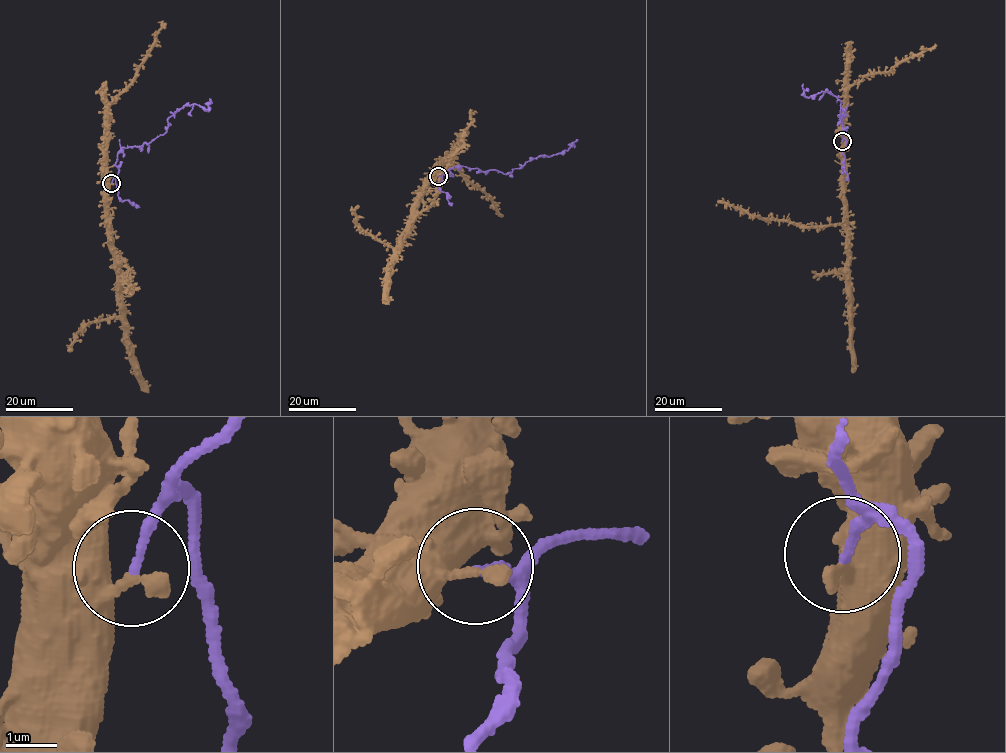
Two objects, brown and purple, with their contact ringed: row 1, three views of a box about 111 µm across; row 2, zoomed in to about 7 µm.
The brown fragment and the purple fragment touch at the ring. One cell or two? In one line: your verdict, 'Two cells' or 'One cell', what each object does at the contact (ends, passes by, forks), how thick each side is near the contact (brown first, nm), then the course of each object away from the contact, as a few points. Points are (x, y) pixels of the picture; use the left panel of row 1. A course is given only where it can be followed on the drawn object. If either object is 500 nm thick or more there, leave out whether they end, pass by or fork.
Two cells. At the ring brown ends. At the ring purple ends. Thickness 400 nm (brown) against 150 nm. Course of brown: (111, 183), (108, 216), (117, 252), (119, 319), (135, 375), (149, 392). Course of purple: (111, 183), (119, 171), (118, 151), (162, 135), (167, 119), (186, 104), (207, 110), (209, 98)

